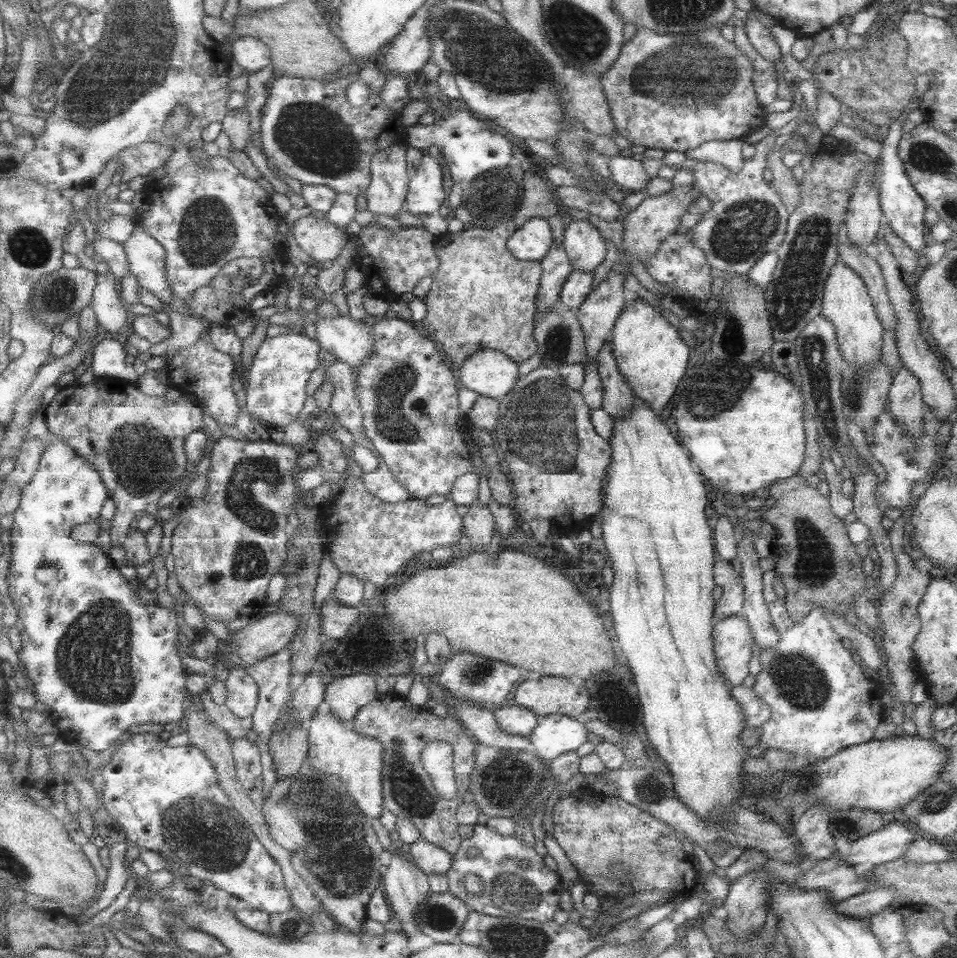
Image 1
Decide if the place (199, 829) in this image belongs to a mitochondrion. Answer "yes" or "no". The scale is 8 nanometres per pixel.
yes

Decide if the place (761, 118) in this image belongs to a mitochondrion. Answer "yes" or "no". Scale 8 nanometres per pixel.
no

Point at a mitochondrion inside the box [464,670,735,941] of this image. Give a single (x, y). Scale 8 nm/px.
(515, 891)

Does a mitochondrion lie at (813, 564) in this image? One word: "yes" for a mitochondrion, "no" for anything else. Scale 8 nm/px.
yes

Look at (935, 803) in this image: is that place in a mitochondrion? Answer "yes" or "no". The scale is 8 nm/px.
yes

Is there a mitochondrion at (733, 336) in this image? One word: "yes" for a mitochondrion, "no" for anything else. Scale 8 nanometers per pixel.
yes

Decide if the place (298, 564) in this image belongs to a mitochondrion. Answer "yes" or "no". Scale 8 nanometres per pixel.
yes

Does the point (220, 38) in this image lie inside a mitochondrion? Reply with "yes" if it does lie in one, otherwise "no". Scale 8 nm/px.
no

